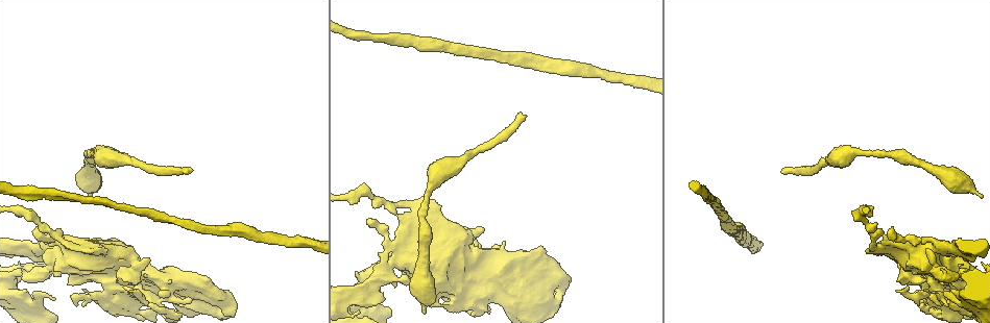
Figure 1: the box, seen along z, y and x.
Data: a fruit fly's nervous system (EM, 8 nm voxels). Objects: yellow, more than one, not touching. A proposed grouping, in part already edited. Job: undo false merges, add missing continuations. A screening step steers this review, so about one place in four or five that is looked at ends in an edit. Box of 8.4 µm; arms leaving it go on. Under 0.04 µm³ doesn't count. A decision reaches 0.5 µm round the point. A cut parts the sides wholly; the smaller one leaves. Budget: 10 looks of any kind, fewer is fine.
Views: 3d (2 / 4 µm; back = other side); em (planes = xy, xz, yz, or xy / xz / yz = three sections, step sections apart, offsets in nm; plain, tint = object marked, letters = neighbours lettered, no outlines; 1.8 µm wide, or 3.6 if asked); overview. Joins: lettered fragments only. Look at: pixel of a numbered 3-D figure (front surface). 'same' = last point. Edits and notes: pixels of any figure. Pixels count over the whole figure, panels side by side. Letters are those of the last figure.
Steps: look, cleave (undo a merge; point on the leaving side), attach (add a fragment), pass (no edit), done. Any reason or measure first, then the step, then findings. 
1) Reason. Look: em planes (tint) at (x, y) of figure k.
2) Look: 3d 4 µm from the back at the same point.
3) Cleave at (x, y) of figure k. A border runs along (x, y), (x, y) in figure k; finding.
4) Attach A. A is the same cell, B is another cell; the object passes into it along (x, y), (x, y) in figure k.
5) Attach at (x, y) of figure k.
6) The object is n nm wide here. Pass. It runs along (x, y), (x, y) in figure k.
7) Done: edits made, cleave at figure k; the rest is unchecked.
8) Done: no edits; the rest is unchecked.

Look: em planes (letters) at (562, 292) of figure 1.

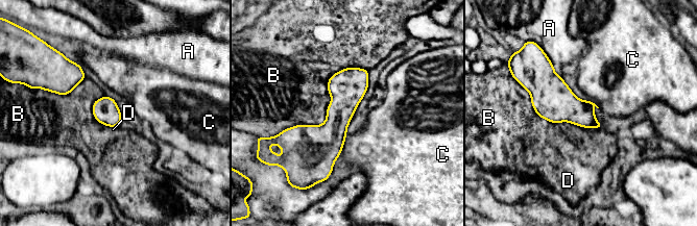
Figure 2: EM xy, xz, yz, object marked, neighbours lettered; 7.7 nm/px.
Pass. A, B, C and D are other cells; all the same neuron.

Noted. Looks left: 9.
An open end. Look: em 3.6 µm xy step 8 (letters) at (129, 250) of figure 1.

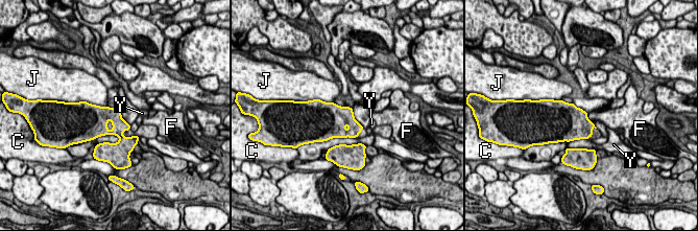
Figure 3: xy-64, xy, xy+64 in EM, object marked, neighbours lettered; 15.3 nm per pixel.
Cut it another way. Look: em 3.6 µm planes (letters) at the same point.

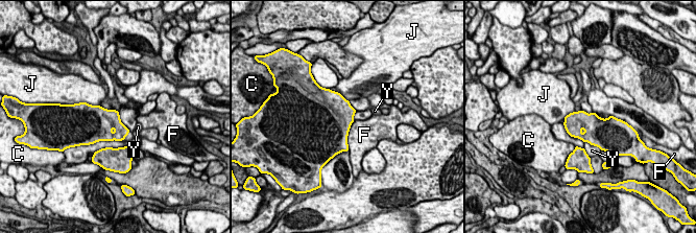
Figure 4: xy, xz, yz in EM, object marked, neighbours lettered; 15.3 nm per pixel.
The object is 420 nm wide here. Pass. C, F, J and Y are other cells; a border runs along (354, 120), (348, 136), (348, 150) in figure 4; none of them fits.

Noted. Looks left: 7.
End of a long branch. Look: em yz step 4 (letters) at (521, 115) of figure 1.

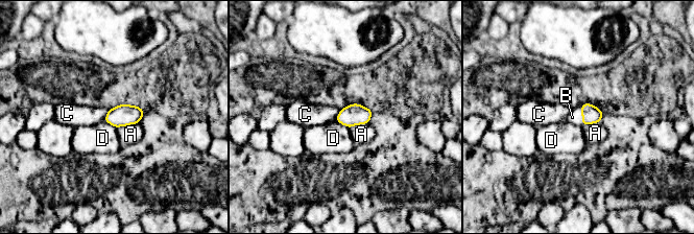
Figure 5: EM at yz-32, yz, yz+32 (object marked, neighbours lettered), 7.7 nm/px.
The longest contact is with A, 180 nm. Attach B. B is the same cell, A, C and D are other cells; the object passes into it along (591, 114), (582, 116), (574, 117) in figure 5; it goes on there.

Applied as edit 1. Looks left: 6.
Narrows sharply. Look: em planes (plain) at (862, 152) of figure 1.

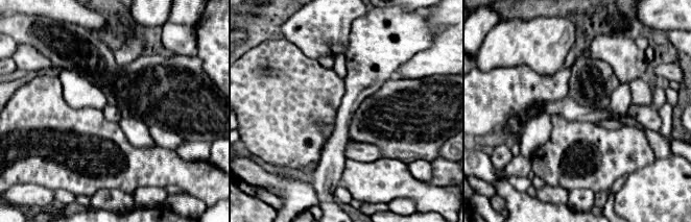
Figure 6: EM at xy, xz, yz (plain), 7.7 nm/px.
What lies round it. Look: em planes (letters) at the same point.

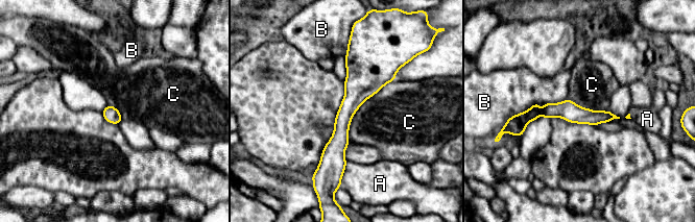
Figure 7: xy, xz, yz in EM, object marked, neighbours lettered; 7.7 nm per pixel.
The object is 120 nm wide here. Pass. A, B and C are other cells; a border runs along (394, 78), (358, 108), (349, 141) in figure 7; one neuron here.

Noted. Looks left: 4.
Done: edits made, attach at figure 5; the rest is unchecked.

